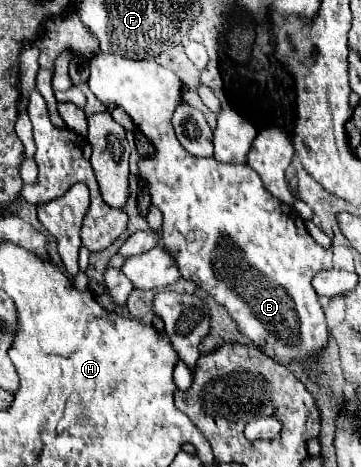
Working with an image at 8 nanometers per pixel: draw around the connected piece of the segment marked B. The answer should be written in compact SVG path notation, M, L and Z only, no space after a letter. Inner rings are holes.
M97 53L89 59L89 89L105 105L115 103L125 109L133 123L153 143L155 155L139 159L139 177L147 183L151 203L163 213L163 243L175 255L177 267L185 279L193 279L205 289L217 303L225 305L229 315L237 321L241 333L245 333L255 345L271 349L277 359L317 359L319 351L327 345L325 315L319 305L317 293L311 285L313 275L333 267L331 249L315 243L309 235L301 215L273 197L261 183L261 177L241 163L221 163L215 157L195 157L183 149L177 141L171 115L183 101L183 83L167 67L151 59L127 59L117 53Z

